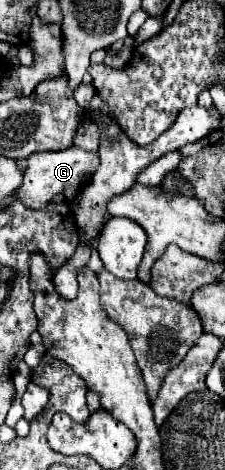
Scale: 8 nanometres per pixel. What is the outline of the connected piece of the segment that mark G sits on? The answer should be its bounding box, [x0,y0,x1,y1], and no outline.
[18,146,98,208]

